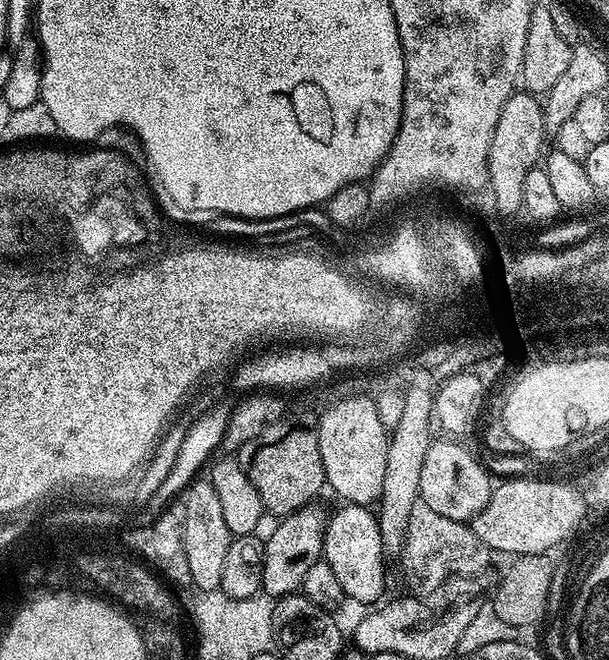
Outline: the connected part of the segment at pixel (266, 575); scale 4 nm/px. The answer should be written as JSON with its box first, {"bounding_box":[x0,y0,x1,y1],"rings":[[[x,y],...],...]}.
{"bounding_box":[260,503,329,598],"rings":[[[319,503],[307,504],[283,517],[273,532],[264,540],[264,569],[260,587],[263,595],[273,598],[291,596],[304,587],[306,573],[314,562],[322,559],[324,554],[324,531],[328,525],[329,513],[319,508]]]}

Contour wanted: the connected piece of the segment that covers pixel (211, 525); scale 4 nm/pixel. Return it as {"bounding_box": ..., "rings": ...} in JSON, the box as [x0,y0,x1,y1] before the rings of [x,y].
{"bounding_box":[182,478,234,591],"rings":[[[196,478],[183,491],[182,501],[186,508],[185,558],[190,566],[190,578],[199,591],[214,591],[222,582],[222,566],[226,562],[226,550],[230,550],[234,539],[226,530],[218,494],[211,479]]]}

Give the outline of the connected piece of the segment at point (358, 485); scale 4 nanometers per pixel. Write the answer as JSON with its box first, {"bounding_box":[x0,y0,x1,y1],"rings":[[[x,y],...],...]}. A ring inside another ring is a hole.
{"bounding_box":[316,396,390,505],"rings":[[[348,396],[345,400],[330,405],[324,413],[319,413],[316,437],[318,450],[322,454],[327,487],[333,488],[341,496],[341,501],[349,504],[375,505],[382,494],[382,482],[386,478],[386,454],[390,439],[389,429],[384,428],[378,419],[375,399],[367,400],[364,396]]]}

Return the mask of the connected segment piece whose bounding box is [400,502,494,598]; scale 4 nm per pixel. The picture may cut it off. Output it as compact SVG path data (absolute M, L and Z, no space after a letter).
M418 502L414 510L410 510L410 526L406 530L406 542L400 562L404 566L404 580L408 583L407 591L417 598L428 598L432 591L443 582L447 576L456 576L461 572L468 576L471 572L480 572L494 559L493 553L474 534L474 530L463 520L454 518L442 518L435 510L430 510L423 502Z

